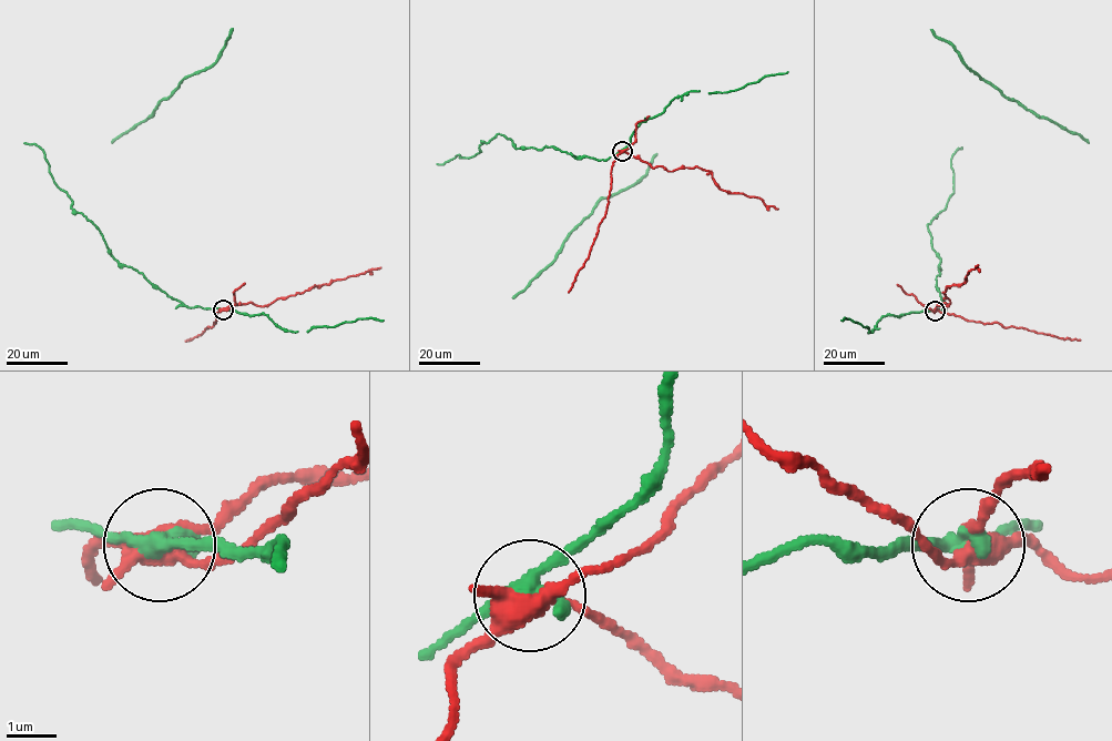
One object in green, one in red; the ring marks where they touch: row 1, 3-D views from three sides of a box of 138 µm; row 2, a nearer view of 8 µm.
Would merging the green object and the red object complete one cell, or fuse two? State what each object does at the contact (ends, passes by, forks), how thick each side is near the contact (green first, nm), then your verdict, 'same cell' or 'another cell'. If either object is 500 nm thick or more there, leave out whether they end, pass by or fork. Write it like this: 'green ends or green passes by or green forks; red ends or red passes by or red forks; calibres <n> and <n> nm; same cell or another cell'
green passes by; red forks; calibres 280 and 360 nm; another cell

